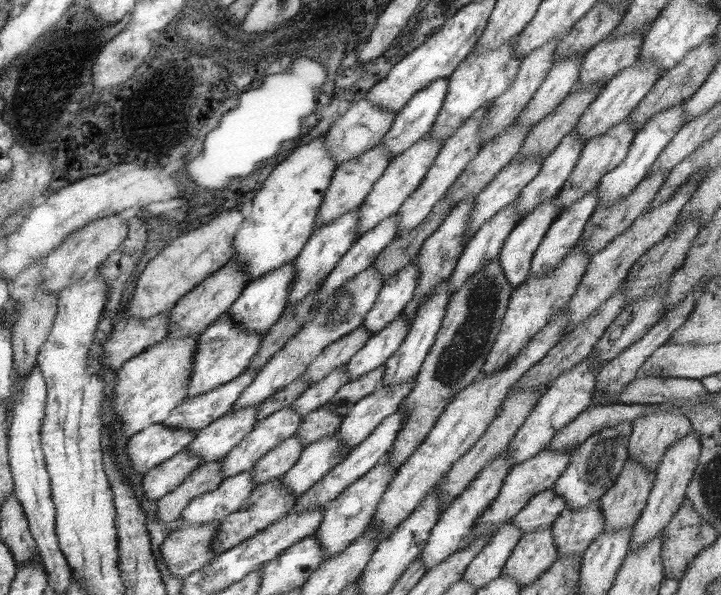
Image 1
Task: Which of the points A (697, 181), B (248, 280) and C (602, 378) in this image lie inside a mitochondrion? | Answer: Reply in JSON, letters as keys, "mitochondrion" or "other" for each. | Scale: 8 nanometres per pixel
{"A":"other","B":"other","C":"other"}

